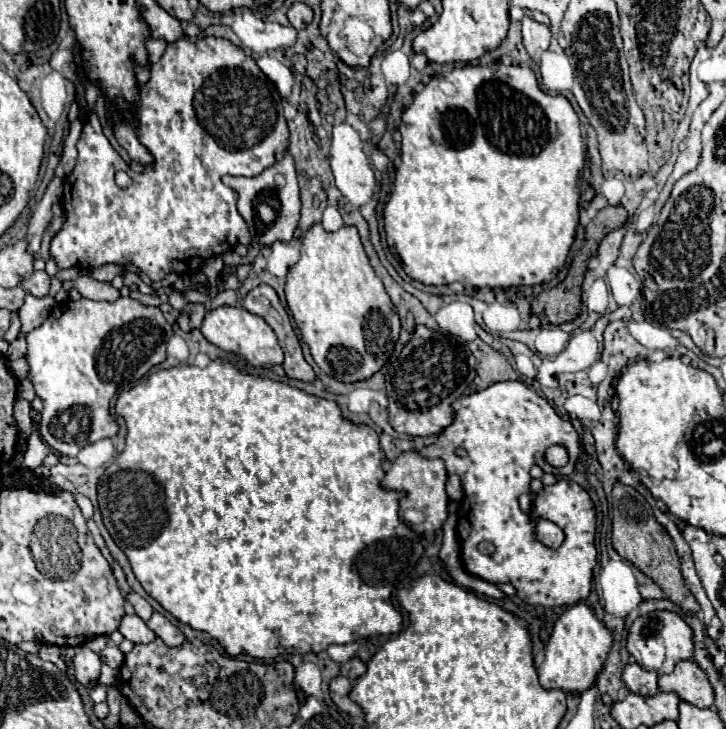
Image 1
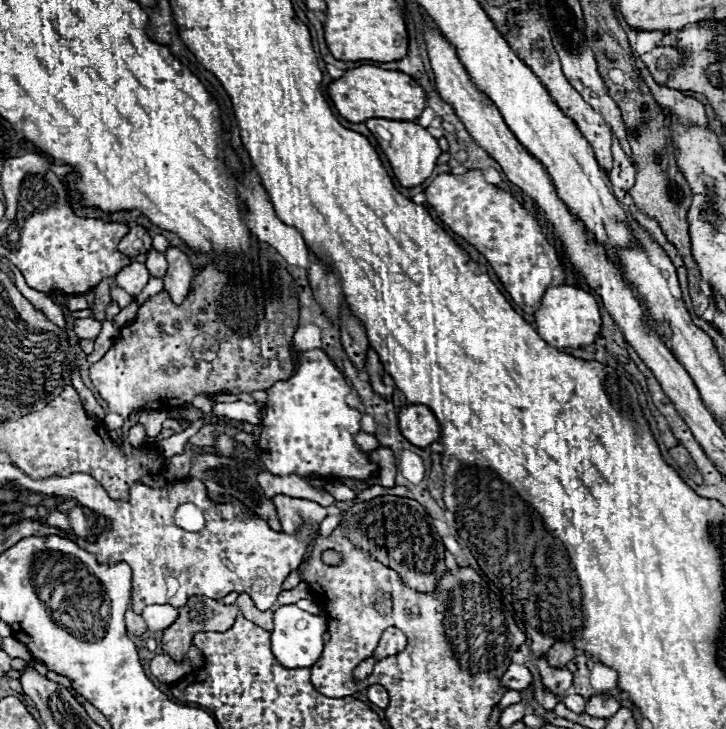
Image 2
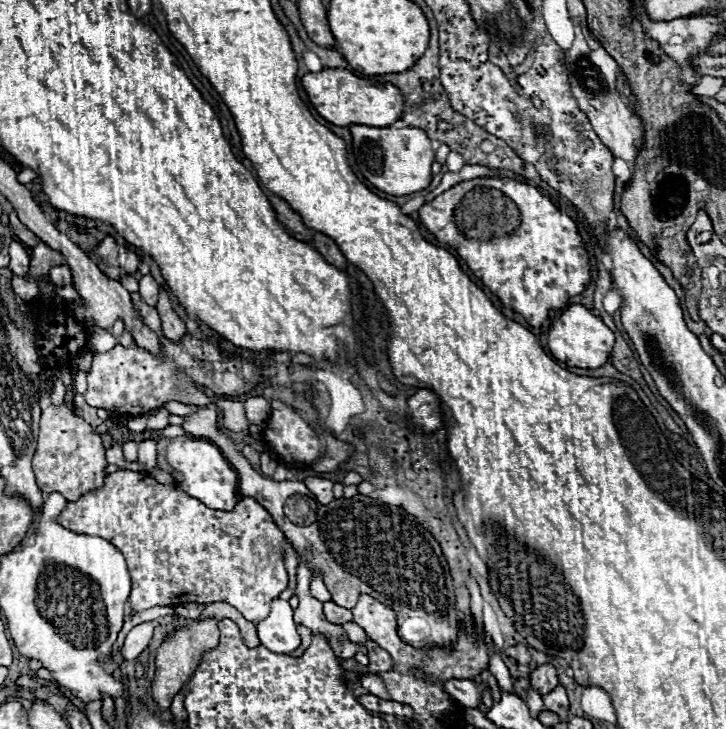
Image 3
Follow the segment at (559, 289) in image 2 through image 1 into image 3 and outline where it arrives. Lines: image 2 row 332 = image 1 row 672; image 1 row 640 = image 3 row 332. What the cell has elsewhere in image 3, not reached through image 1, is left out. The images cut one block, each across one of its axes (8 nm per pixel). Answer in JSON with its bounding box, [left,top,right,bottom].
[548,304,614,368]

